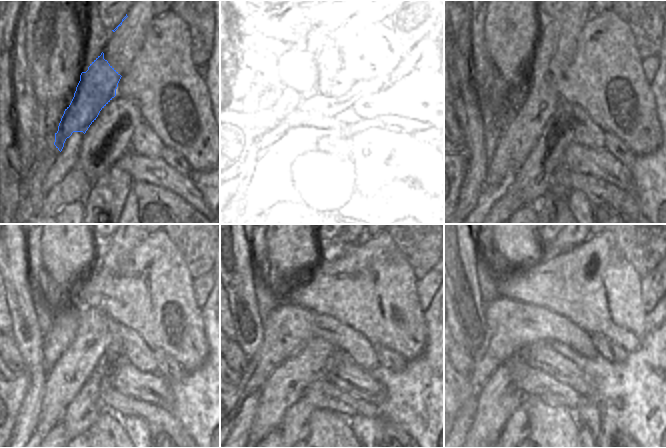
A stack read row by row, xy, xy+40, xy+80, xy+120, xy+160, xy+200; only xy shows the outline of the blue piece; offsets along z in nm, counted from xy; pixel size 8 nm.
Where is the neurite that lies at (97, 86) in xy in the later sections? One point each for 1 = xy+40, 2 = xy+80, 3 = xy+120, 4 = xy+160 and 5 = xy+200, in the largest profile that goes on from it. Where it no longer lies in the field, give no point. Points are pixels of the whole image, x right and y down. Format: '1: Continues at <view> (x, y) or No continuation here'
1: Continues at xy+40 (322, 75)
2: Continues at xy+80 (554, 50)
3: Continues at xy+120 (65, 379)
4: Continues at xy+160 (286, 385)
5: Continues at xy+200 (499, 397).

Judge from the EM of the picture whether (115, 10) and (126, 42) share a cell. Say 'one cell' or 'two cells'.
two cells

